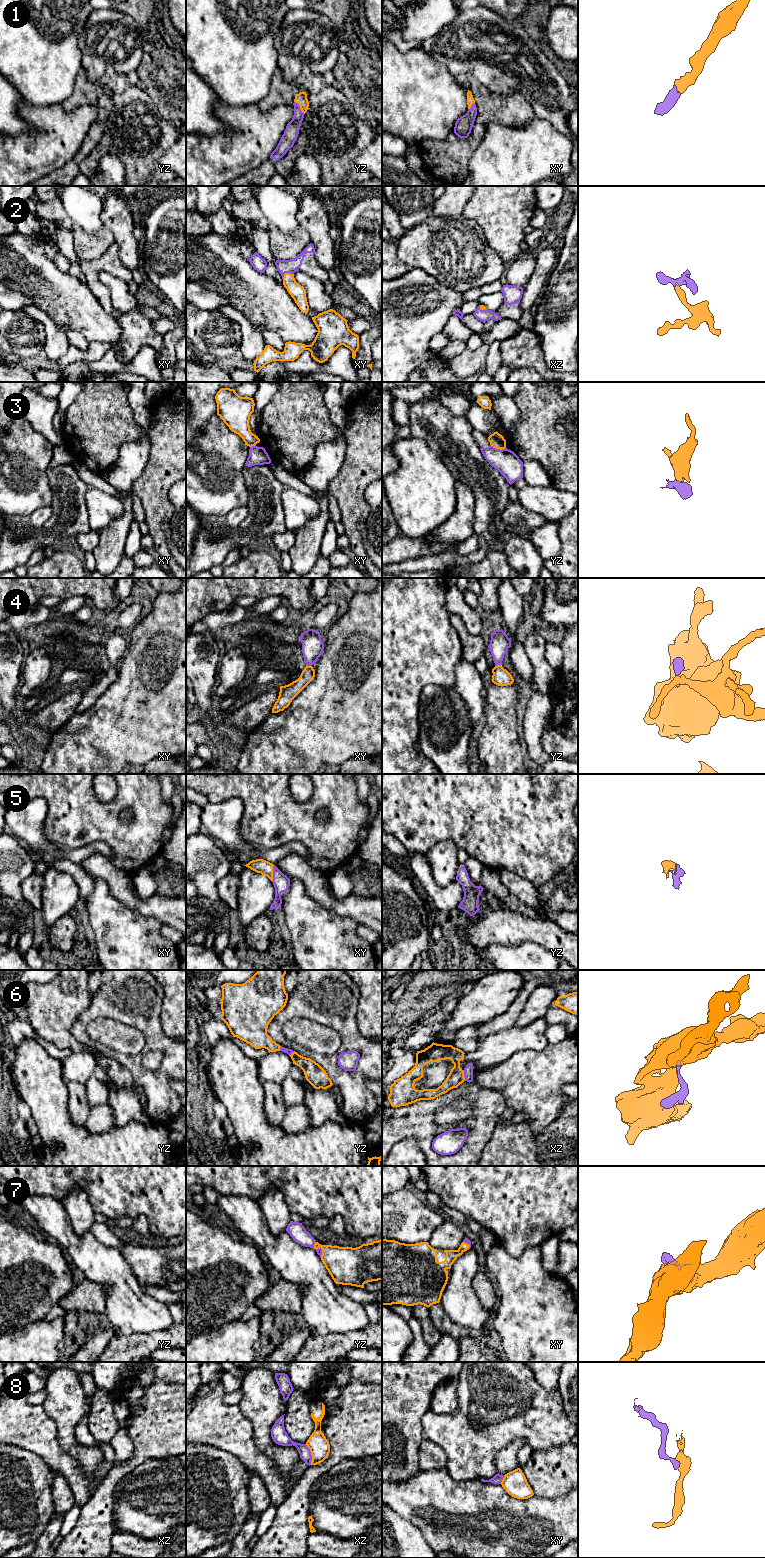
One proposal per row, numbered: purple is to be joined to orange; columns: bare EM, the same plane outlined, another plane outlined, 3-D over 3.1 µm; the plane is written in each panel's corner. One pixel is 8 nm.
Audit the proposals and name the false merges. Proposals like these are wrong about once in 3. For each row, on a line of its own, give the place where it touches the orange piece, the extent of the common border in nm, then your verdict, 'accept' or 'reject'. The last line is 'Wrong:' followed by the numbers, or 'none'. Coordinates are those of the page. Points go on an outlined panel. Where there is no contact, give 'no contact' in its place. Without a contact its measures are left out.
1: meets orange in yz at (300, 107); contact 130 nm long; accept
2: meets orange in xy at (286, 273); contact 100 nm long; accept
3: meets orange in yz at (498, 448); contact 130 nm long; reject
4: meets orange in yz at (498, 665); contact 60 nm long; accept
5: meets orange in xy at (272, 873); contact 140 nm long; accept
6: meets orange in xz at (463, 1075); contact 90 nm long; reject
7: meets orange in yz at (319, 1247); contact 140 nm long; accept
8: meets orange in xz at (311, 1454); contact 180 nm long; reject
Wrong: 3, 6, 8

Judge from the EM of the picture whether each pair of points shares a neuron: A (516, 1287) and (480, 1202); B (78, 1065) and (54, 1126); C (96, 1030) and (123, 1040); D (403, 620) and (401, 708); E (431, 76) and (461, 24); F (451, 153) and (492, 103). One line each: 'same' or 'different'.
A: different
B: different
C: same
D: same
E: different
F: same

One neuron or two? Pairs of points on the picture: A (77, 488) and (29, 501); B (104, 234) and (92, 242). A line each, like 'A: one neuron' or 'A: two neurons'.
A: two neurons
B: one neuron

